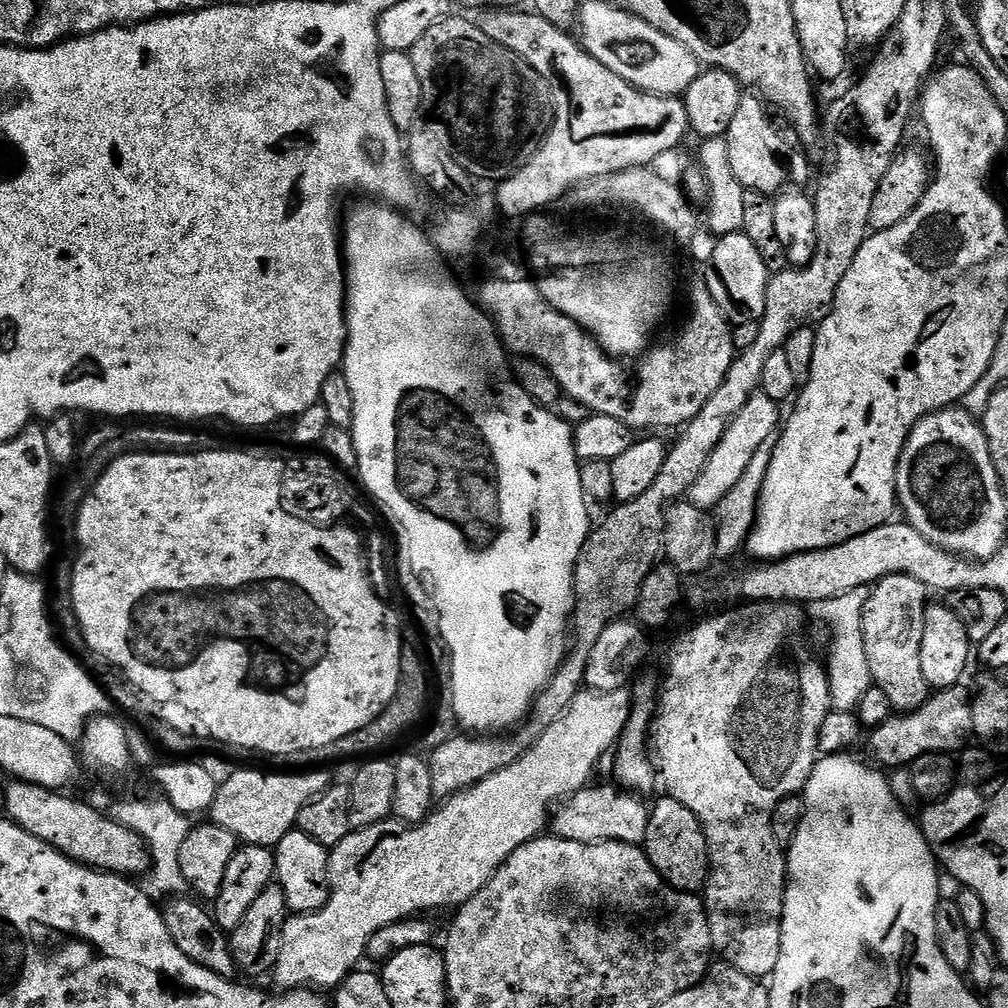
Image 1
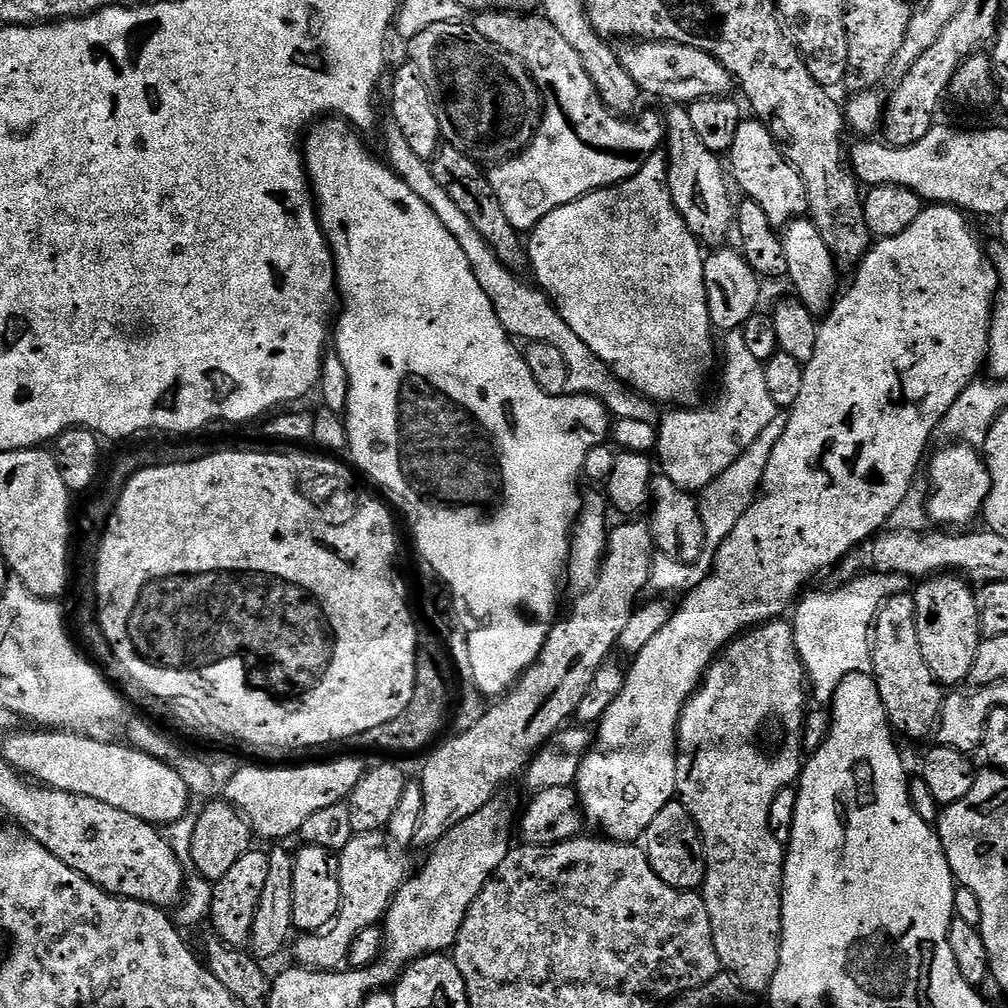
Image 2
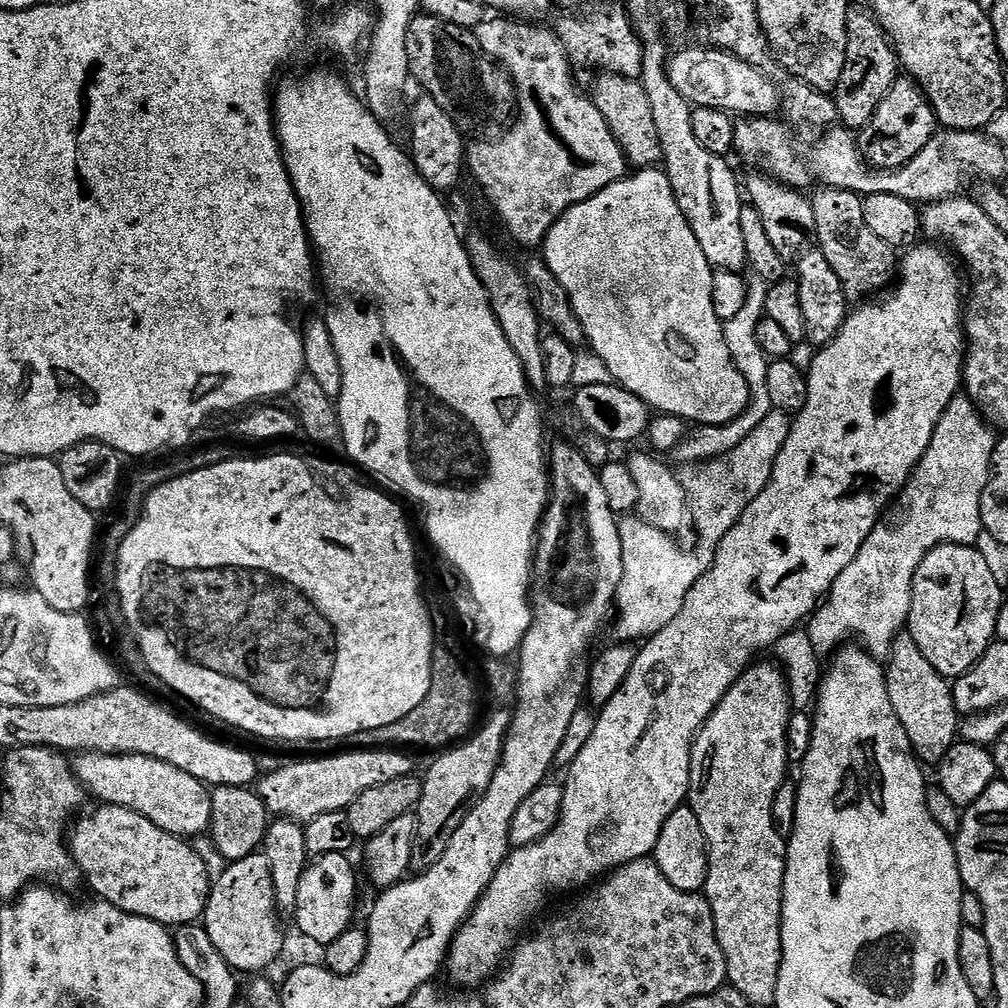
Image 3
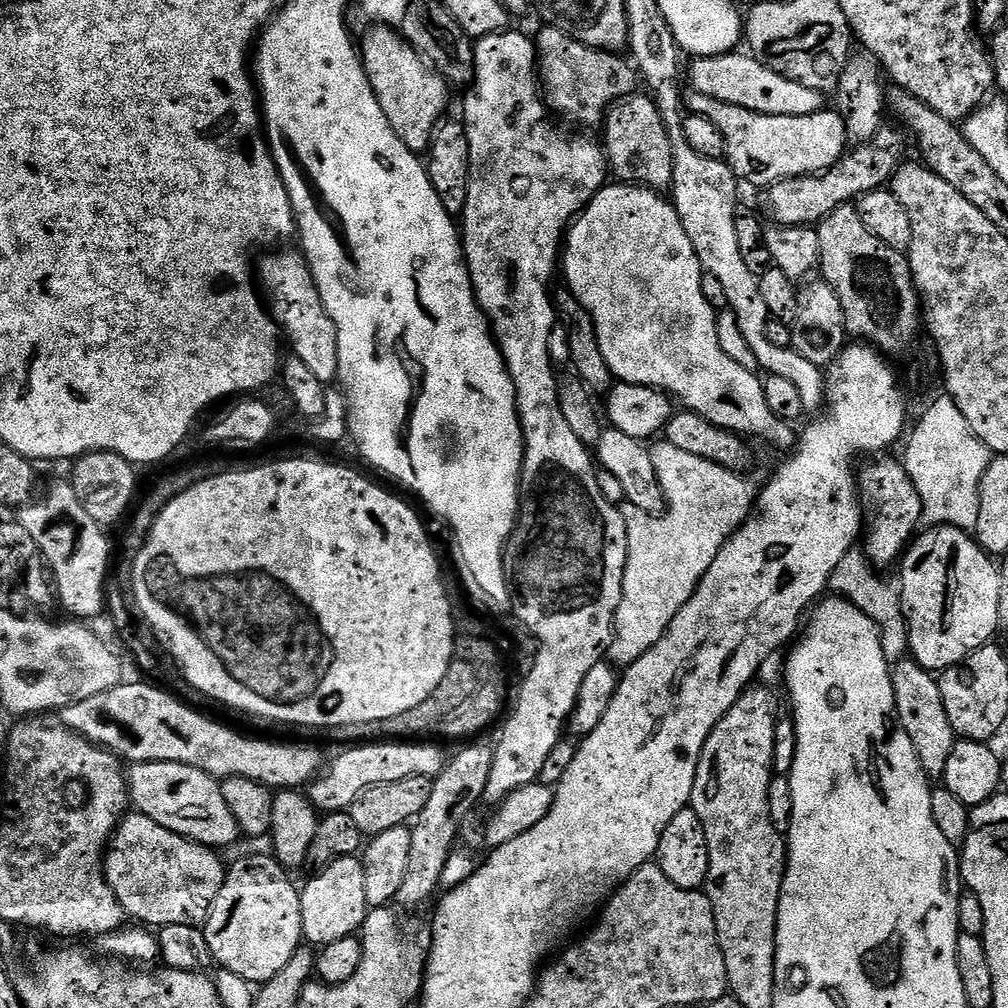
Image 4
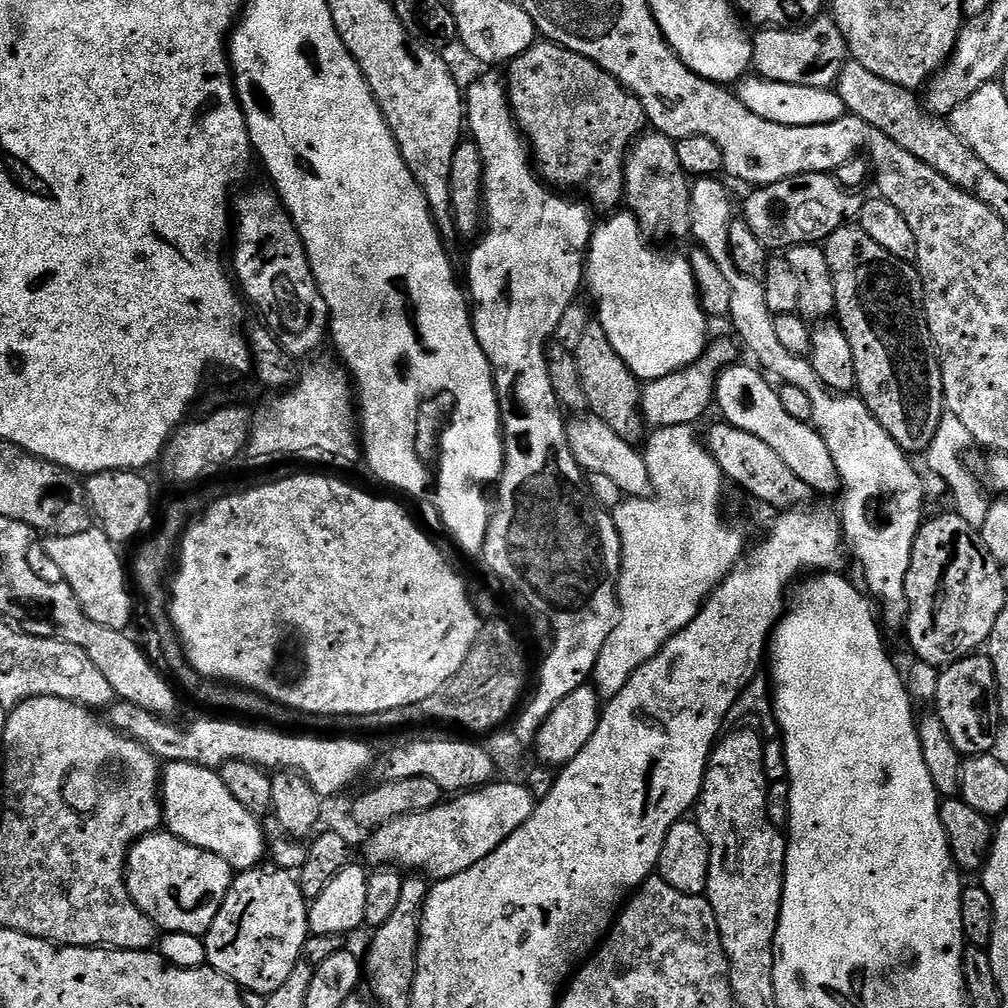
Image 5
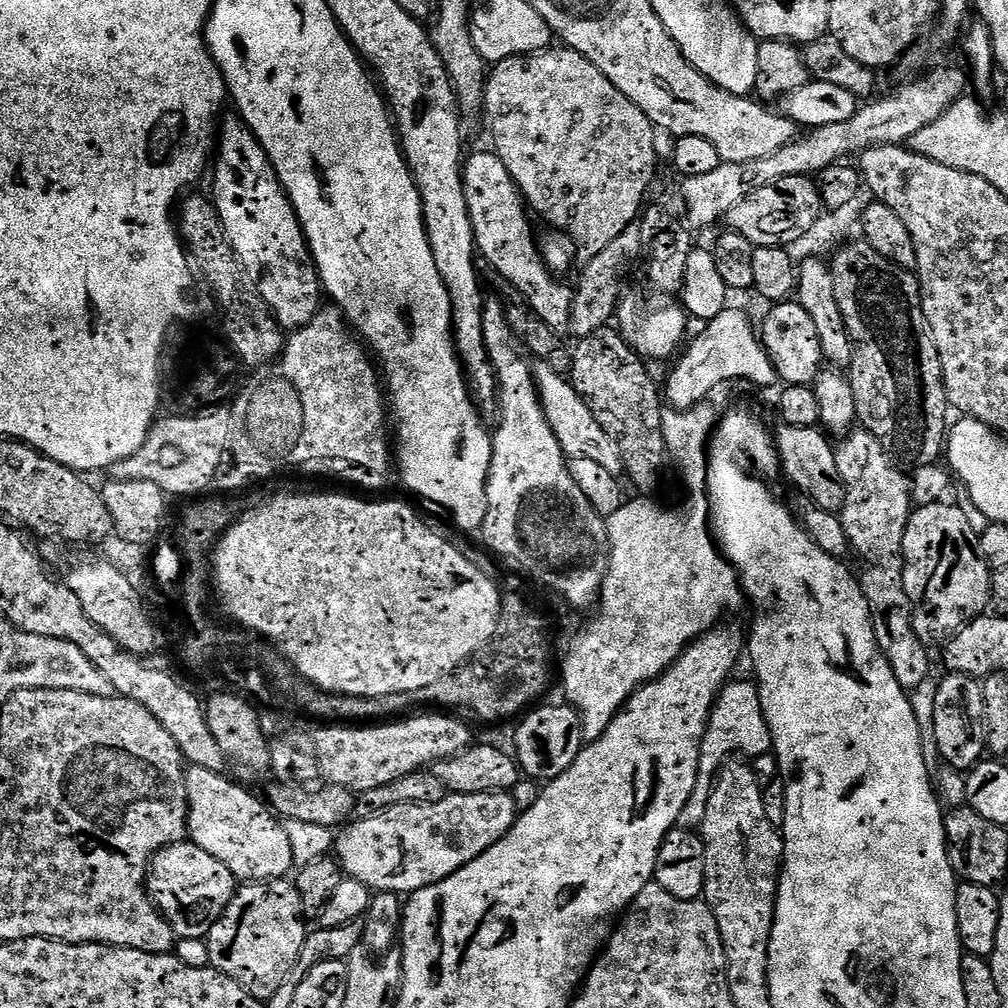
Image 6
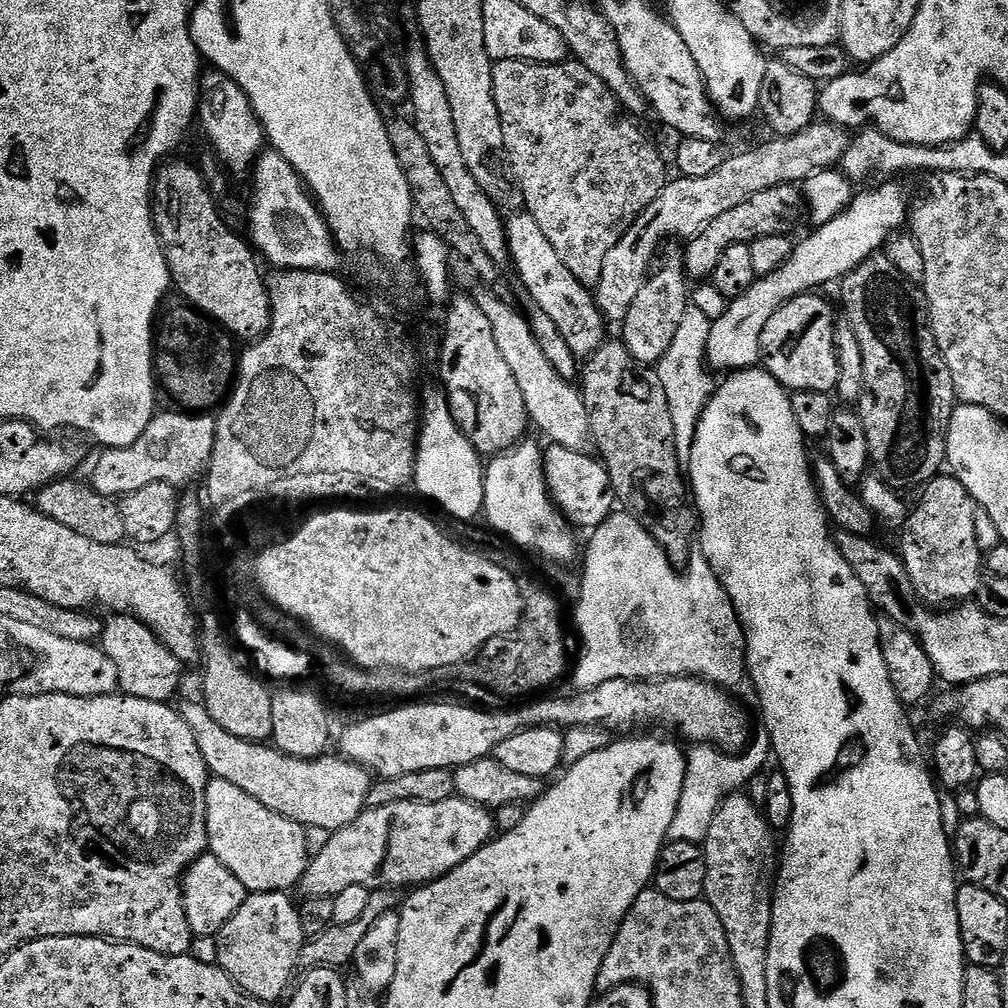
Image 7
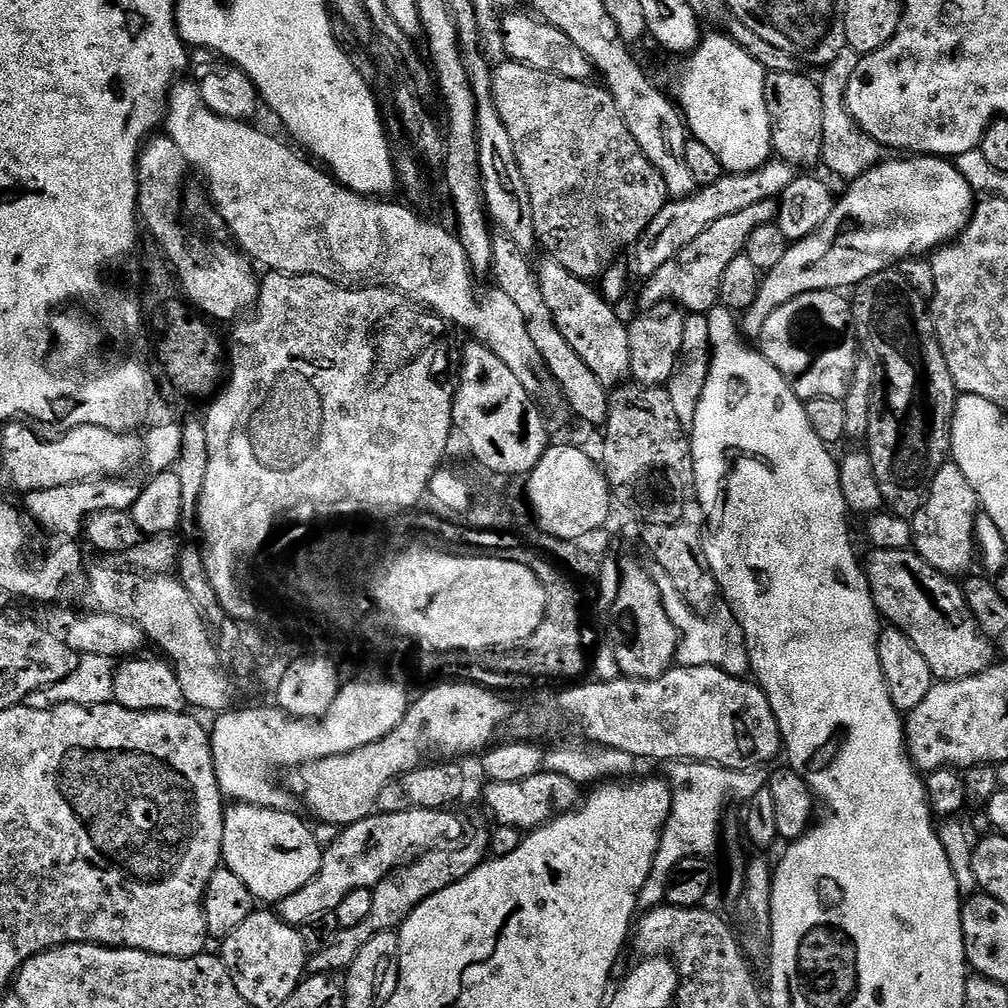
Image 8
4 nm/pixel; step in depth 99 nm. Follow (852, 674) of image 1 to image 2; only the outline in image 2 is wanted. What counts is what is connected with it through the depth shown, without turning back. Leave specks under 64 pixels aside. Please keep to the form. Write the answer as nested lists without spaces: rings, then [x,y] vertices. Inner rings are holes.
[[[869,571],[854,580],[841,583],[836,586],[840,588],[834,589],[833,592],[809,591],[801,595],[791,613],[790,623],[796,652],[804,663],[804,671],[810,681],[815,703],[816,700],[820,703],[817,705],[831,705],[836,696],[838,678],[859,672],[871,673],[872,629],[876,615],[891,596],[907,593],[908,584],[909,577],[897,576],[895,572]]]

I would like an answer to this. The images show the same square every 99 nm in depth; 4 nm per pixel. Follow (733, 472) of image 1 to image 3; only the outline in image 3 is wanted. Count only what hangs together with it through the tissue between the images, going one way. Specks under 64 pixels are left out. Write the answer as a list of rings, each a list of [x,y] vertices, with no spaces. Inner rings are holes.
[[[745,269],[742,277],[746,288],[745,302],[739,312],[733,318],[723,323],[723,337],[726,339],[726,346],[730,352],[733,364],[738,368],[738,372],[744,376],[749,388],[750,400],[742,415],[725,426],[701,426],[697,425],[691,429],[676,447],[674,458],[681,464],[691,466],[695,463],[704,463],[706,460],[713,460],[719,456],[724,456],[732,449],[744,441],[772,412],[773,406],[770,402],[770,393],[767,391],[766,379],[769,373],[770,363],[761,346],[758,345],[757,324],[764,316],[766,296],[769,294],[771,285],[766,282],[759,273],[752,269]]]

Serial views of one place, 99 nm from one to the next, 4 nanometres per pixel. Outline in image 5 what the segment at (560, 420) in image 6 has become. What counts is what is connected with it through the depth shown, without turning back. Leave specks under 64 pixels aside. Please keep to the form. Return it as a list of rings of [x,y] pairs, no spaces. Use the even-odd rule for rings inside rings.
[[[591,414],[573,415],[567,421],[566,427],[570,450],[585,473],[602,474],[605,478],[611,478],[625,497],[644,498],[649,495],[652,483],[646,470],[644,453],[633,441],[623,440],[621,436],[614,434],[614,430],[610,430],[610,426],[606,426],[602,418]]]

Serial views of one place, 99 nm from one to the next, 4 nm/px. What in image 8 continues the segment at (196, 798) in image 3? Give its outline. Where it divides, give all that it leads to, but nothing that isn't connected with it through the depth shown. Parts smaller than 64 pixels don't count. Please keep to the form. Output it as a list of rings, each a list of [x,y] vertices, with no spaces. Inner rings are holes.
[[[233,803],[224,813],[224,833],[222,834],[223,867],[229,868],[242,882],[246,882],[246,890],[257,901],[265,900],[265,905],[275,906],[282,898],[290,898],[294,890],[302,890],[310,878],[314,878],[320,869],[324,857],[322,845],[316,841],[311,827],[304,825],[292,810],[279,808],[259,808],[253,804]]]

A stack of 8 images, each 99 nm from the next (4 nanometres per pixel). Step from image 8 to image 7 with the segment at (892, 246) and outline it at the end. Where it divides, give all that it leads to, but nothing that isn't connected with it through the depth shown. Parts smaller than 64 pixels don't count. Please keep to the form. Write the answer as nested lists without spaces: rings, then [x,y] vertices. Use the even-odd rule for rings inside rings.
[[[880,182],[877,188],[872,188],[869,192],[853,195],[852,201],[848,203],[848,208],[838,214],[830,222],[819,225],[804,241],[797,243],[792,249],[792,256],[774,274],[761,276],[742,294],[742,298],[731,301],[727,305],[725,313],[720,318],[712,322],[710,330],[710,342],[708,343],[708,367],[720,374],[727,374],[742,368],[754,368],[761,363],[762,357],[760,347],[762,346],[762,330],[766,330],[766,322],[778,314],[778,310],[786,302],[794,298],[811,293],[813,290],[820,290],[823,284],[835,285],[844,279],[848,273],[854,271],[863,260],[870,260],[877,255],[887,245],[893,236],[901,231],[900,228],[909,223],[910,220],[910,199],[896,182]]]

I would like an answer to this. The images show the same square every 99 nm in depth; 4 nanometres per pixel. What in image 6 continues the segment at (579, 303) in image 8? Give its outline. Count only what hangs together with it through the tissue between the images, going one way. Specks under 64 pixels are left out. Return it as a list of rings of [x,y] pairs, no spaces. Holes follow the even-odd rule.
[[[495,151],[472,152],[463,157],[462,160],[462,182],[464,183],[464,194],[466,198],[466,210],[472,219],[472,230],[476,235],[476,251],[493,268],[497,277],[504,277],[510,281],[528,305],[533,308],[534,313],[542,322],[550,326],[553,331],[564,334],[570,326],[570,314],[572,313],[571,287],[563,284],[563,279],[557,278],[544,263],[541,253],[538,251],[538,240],[532,237],[532,224],[528,221],[530,217],[526,201],[520,194],[515,182],[510,178],[506,166],[502,166],[502,158],[496,156]]]

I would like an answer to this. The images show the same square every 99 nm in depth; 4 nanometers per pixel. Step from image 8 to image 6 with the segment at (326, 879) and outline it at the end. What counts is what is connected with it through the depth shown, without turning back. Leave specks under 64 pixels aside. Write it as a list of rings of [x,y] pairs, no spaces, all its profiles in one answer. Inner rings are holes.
[[[511,791],[482,794],[453,792],[442,798],[442,802],[390,806],[377,816],[361,816],[341,827],[335,837],[334,856],[339,860],[347,879],[362,882],[376,892],[411,894],[426,886],[434,886],[434,882],[442,882],[442,878],[450,878],[450,874],[474,862],[478,854],[490,850],[494,842],[498,842],[508,833],[514,826],[517,815]]]

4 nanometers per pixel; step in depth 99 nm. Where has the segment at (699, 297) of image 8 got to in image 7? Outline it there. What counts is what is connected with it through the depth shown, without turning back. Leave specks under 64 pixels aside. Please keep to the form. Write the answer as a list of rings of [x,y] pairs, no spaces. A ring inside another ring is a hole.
[[[795,184],[774,186],[770,190],[761,190],[753,194],[742,206],[734,206],[734,210],[726,210],[719,218],[714,218],[698,235],[687,241],[684,248],[684,270],[689,281],[704,282],[711,277],[714,266],[718,266],[718,258],[726,254],[726,250],[735,244],[751,244],[758,238],[770,238],[770,234],[788,234],[793,230],[802,213],[805,211],[801,189]]]

